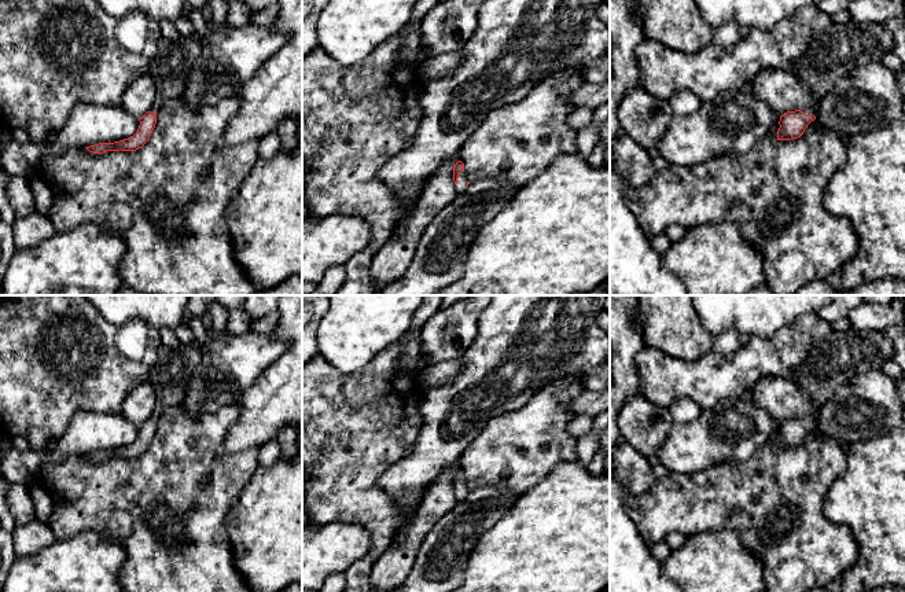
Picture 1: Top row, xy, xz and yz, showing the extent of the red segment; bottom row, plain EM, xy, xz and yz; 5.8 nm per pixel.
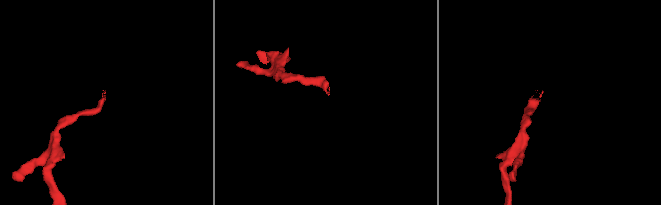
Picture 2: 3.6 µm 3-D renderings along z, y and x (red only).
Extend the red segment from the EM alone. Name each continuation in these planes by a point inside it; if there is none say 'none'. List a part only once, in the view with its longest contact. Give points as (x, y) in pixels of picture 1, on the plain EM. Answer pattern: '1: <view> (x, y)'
1: xz (462, 489)

